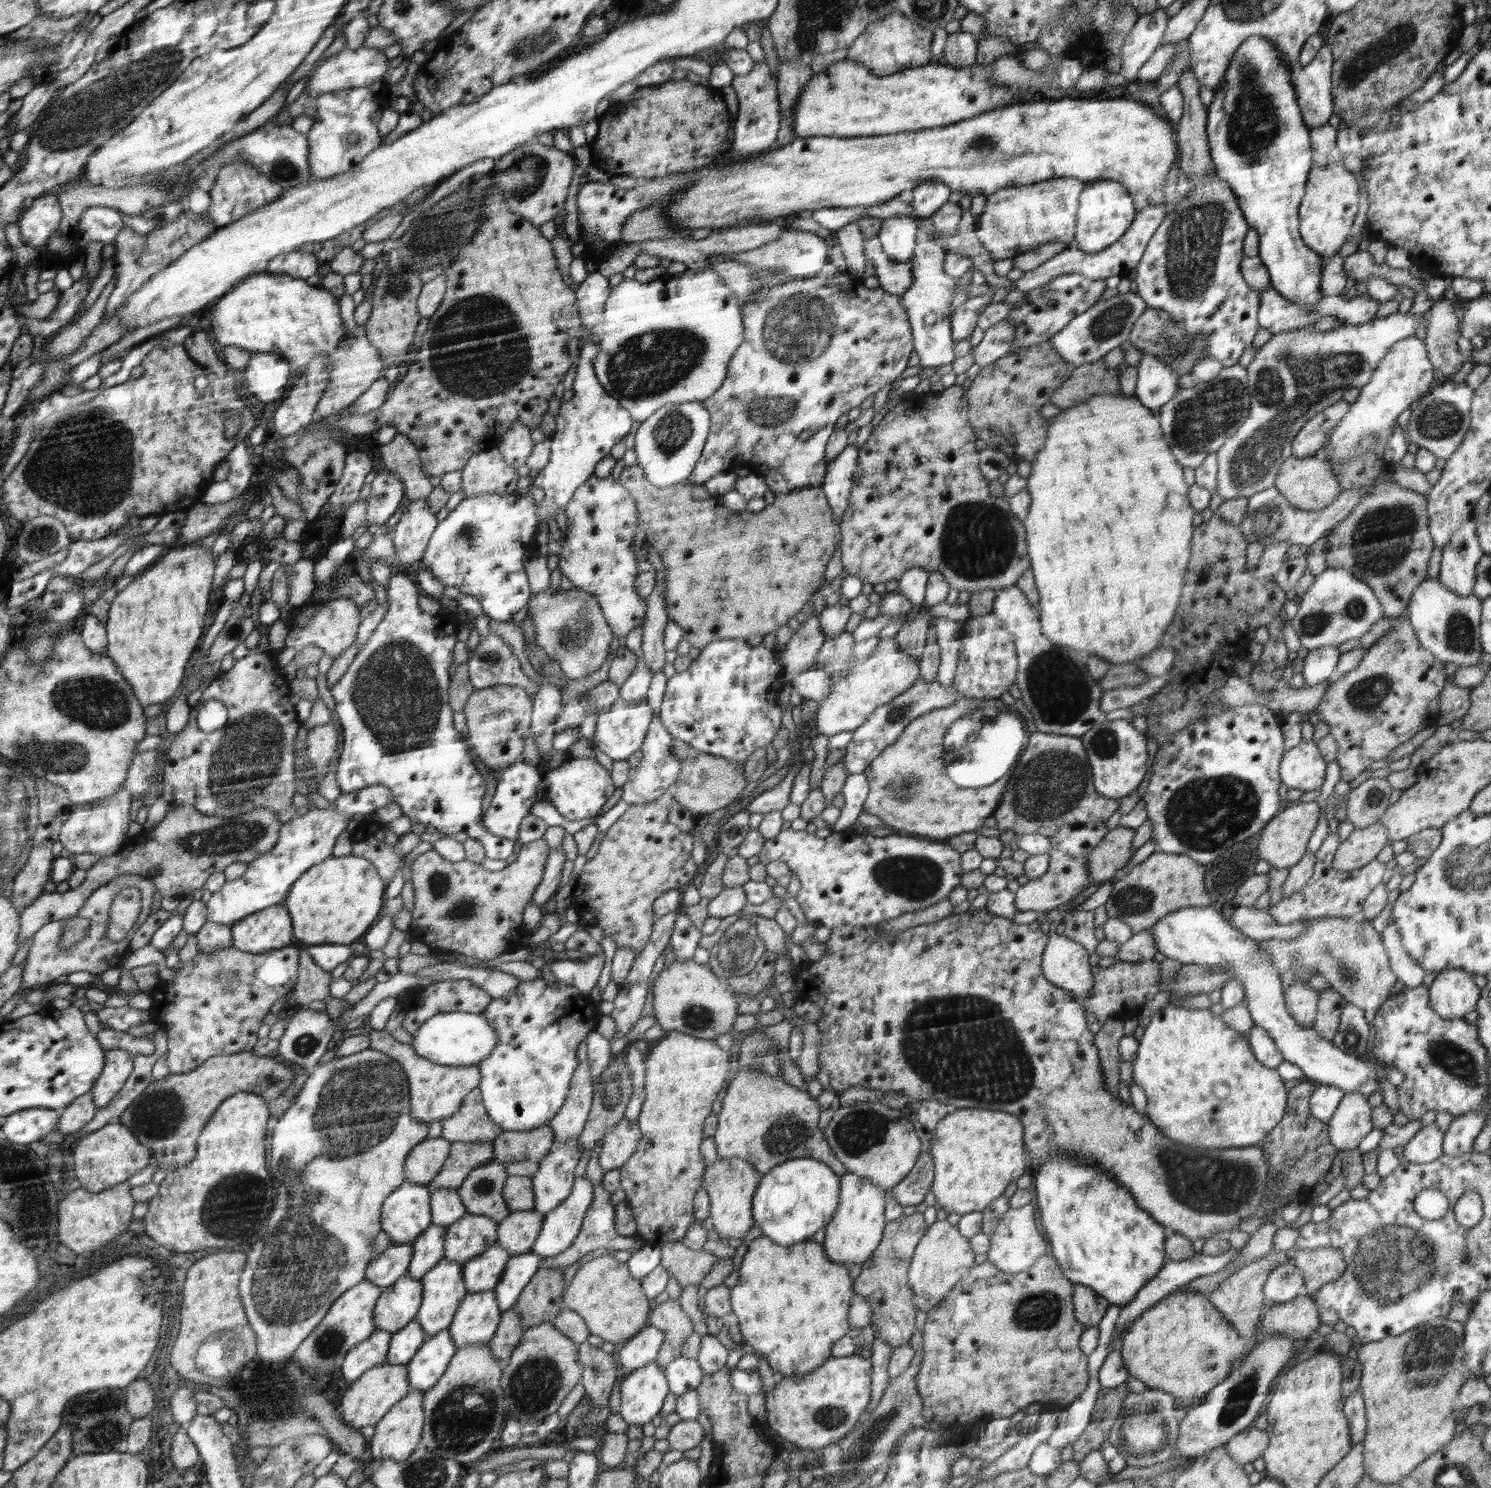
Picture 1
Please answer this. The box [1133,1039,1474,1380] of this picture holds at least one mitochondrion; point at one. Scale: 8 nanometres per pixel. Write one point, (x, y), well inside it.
(1392, 1263)

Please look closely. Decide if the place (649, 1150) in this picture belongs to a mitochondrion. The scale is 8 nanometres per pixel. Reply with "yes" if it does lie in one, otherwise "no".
no

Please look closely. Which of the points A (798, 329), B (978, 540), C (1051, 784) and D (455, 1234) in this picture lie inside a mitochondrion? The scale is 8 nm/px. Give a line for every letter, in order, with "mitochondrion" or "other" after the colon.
A: mitochondrion
B: mitochondrion
C: mitochondrion
D: other

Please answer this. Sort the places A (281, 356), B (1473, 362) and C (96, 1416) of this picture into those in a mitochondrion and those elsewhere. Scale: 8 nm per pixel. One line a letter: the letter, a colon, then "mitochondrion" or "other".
A: other
B: other
C: mitochondrion

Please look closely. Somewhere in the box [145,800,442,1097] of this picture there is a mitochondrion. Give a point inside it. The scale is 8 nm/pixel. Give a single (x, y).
(230, 837)

